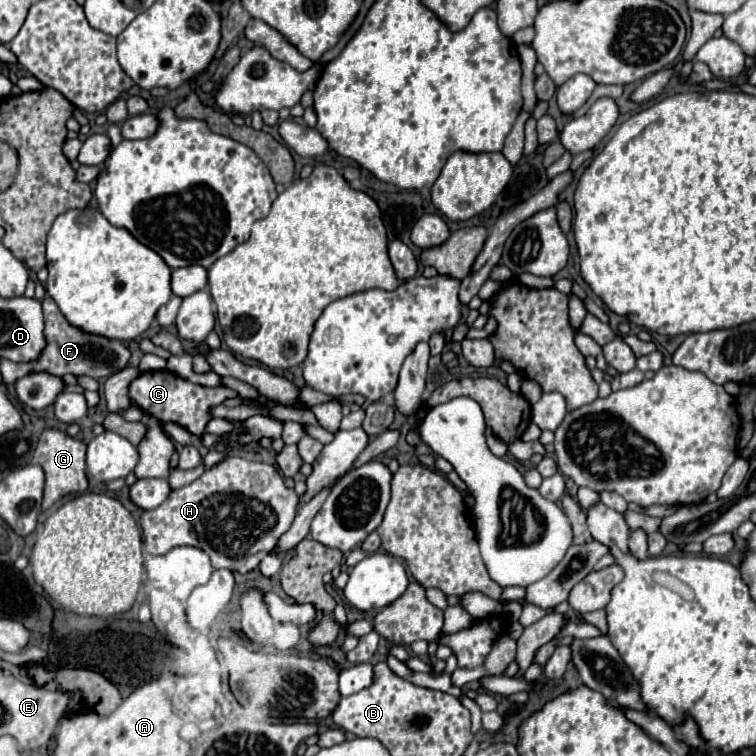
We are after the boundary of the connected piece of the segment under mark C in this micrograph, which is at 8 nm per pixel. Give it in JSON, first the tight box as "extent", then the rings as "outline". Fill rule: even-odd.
{"extent":[129,369,237,447],"outline":[[[163,369],[163,371],[145,371],[139,373],[131,385],[129,385],[129,397],[131,401],[147,415],[159,419],[161,423],[179,423],[181,427],[185,427],[189,433],[197,435],[201,439],[203,447],[213,447],[215,443],[229,443],[227,435],[211,435],[205,431],[207,423],[211,421],[211,409],[215,405],[221,405],[225,399],[233,399],[237,397],[237,393],[229,387],[215,387],[215,389],[207,389],[201,385],[195,385],[191,381],[185,381],[181,377],[177,377],[175,373]]]}

